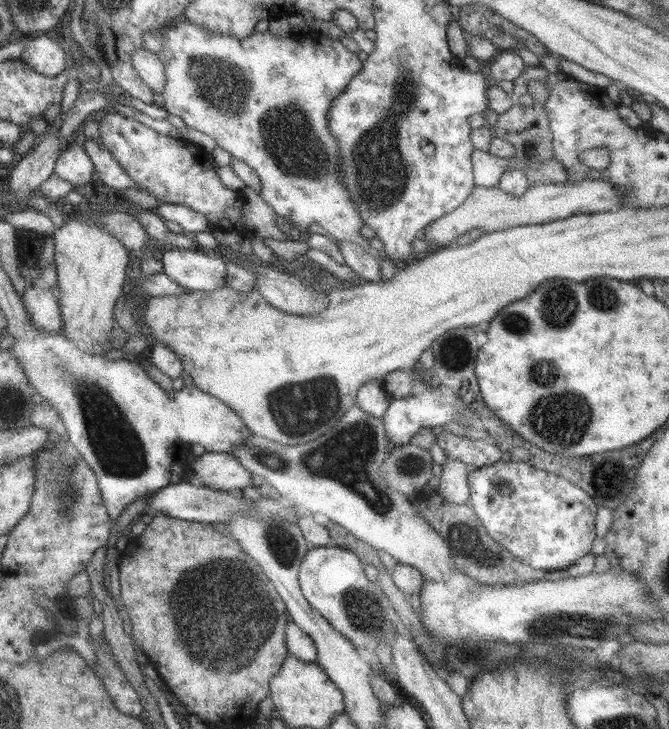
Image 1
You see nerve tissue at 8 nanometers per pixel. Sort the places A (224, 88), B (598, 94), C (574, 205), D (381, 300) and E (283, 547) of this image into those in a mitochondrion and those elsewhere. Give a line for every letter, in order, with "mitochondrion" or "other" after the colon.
A: mitochondrion
B: other
C: other
D: other
E: mitochondrion

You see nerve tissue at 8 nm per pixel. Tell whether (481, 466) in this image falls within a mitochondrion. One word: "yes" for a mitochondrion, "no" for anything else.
no

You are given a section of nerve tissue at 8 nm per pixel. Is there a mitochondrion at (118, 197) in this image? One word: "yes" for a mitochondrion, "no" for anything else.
no

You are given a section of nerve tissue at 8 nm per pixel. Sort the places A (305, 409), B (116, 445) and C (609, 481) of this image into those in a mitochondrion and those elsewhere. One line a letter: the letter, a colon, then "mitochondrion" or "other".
A: mitochondrion
B: mitochondrion
C: other

